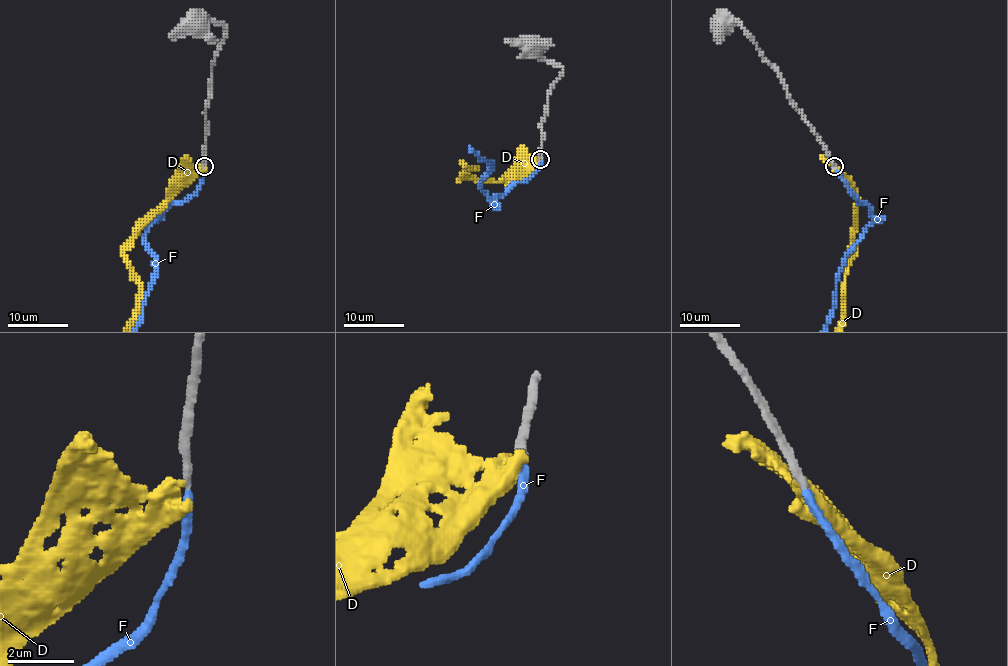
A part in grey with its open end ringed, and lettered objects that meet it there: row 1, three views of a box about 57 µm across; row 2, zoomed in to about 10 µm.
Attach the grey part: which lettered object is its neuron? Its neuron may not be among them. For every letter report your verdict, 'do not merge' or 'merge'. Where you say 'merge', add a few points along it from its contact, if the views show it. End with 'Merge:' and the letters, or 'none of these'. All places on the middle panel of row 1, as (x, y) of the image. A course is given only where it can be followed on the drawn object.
D: do not merge
F: merge
Merge: F

